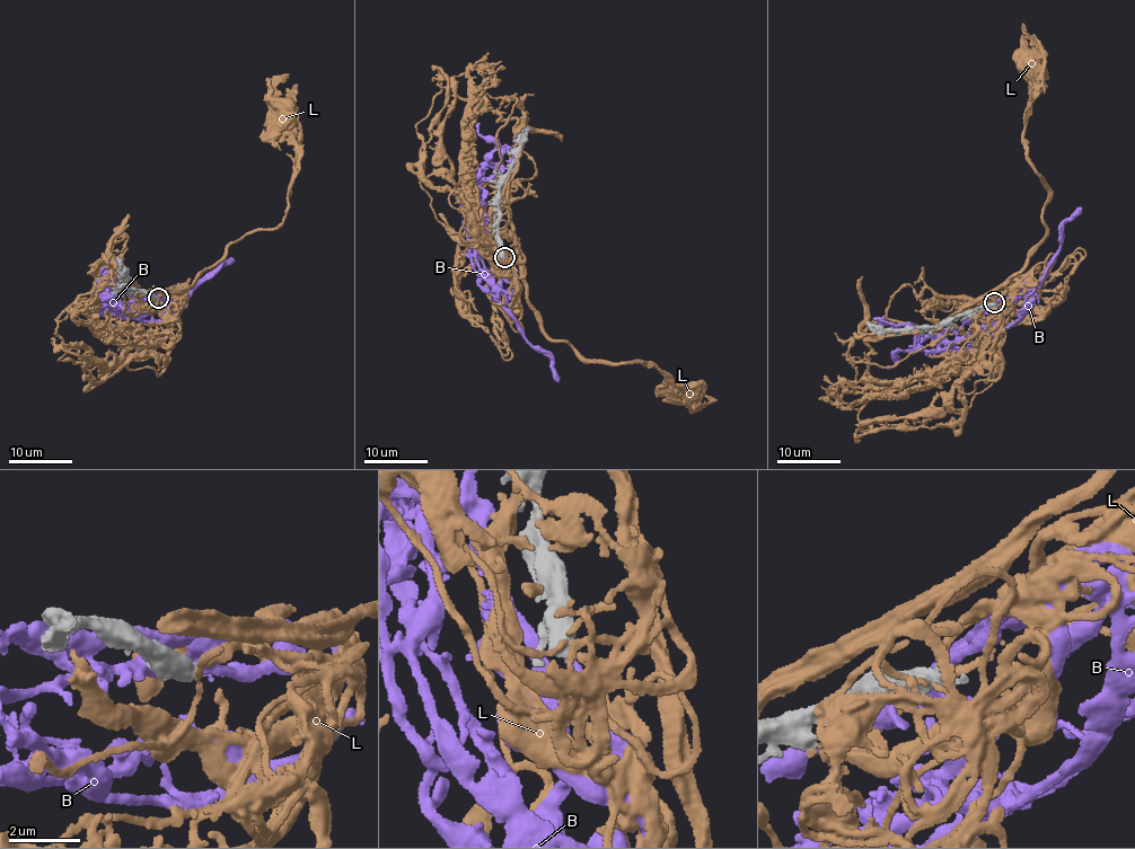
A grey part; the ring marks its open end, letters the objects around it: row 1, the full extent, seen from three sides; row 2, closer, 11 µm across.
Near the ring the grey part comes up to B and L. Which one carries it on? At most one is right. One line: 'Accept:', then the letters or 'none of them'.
Accept: L

